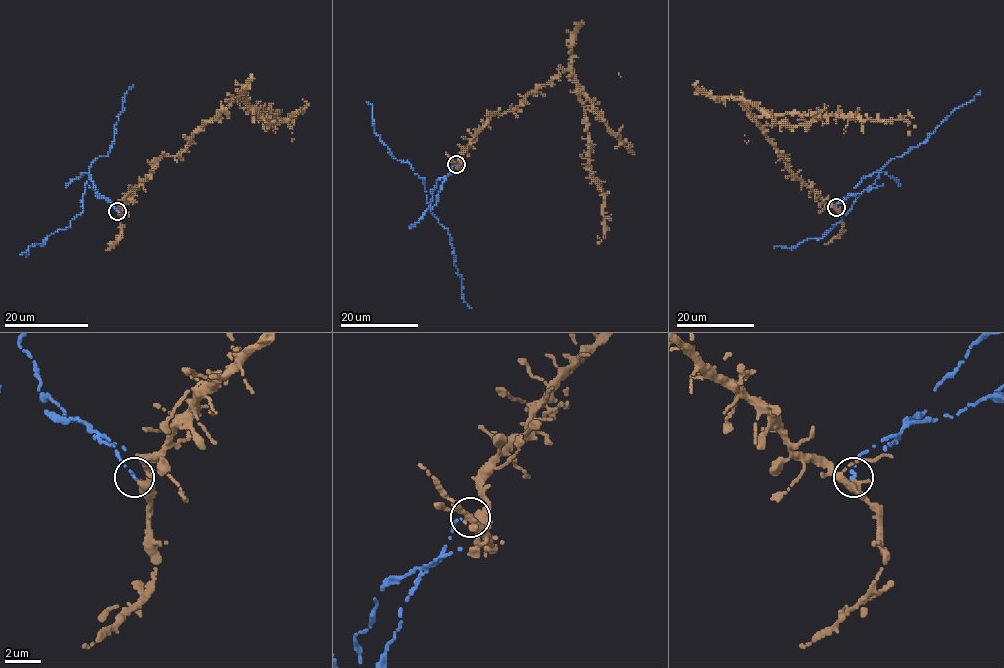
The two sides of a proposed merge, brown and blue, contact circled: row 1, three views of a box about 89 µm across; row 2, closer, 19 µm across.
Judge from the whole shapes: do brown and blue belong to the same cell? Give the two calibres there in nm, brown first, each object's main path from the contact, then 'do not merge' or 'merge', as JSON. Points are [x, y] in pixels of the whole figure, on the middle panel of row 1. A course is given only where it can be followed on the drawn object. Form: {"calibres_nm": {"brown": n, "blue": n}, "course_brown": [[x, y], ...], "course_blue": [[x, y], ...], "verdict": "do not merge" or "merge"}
{"calibres_nm": {"brown": 320, "blue": 180}, "course_brown": [[457, 165], [493, 115], [510, 112], [569, 70], [587, 122], [590, 174], [604, 199], [604, 238], [598, 235]], "course_blue": [[456, 165], [437, 180], [430, 206], [425, 180], [407, 162], [391, 155], [374, 132], [373, 106], [367, 102]], "verdict": "do not merge"}

